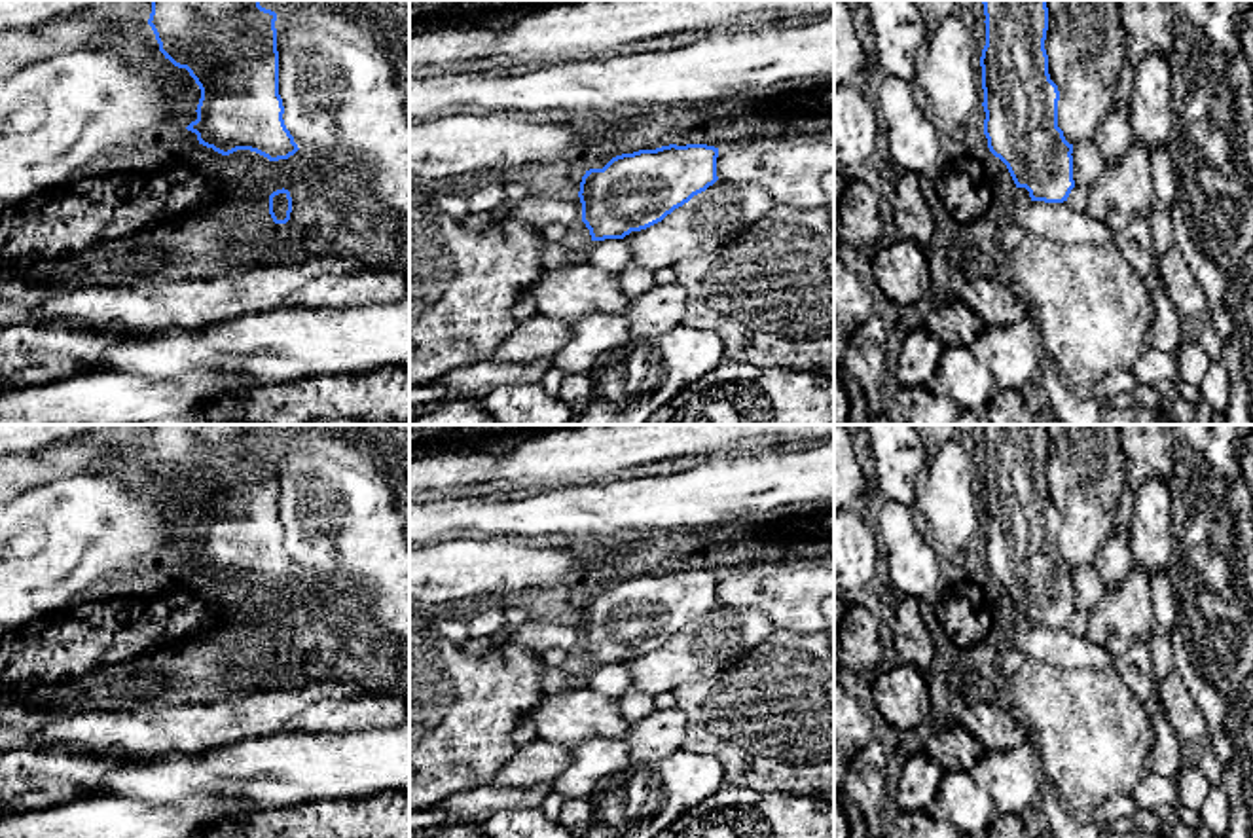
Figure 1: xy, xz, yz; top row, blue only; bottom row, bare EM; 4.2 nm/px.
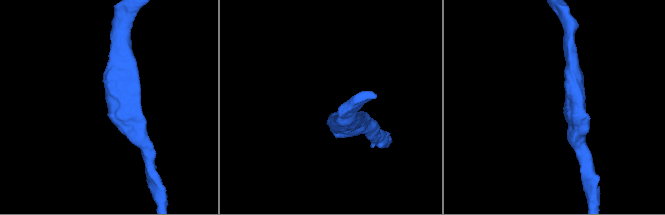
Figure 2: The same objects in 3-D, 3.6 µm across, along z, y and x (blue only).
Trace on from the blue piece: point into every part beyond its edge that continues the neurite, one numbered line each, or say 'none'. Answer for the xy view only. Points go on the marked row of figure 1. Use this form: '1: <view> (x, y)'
none

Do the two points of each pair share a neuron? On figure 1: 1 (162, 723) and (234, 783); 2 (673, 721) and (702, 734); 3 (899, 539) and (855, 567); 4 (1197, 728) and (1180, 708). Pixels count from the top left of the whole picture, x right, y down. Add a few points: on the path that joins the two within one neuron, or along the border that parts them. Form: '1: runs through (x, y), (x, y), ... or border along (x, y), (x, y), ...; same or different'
1: border along (241, 740), (199, 753), (167, 753), (156, 759); different
2: border along (675, 706), (687, 719), (681, 747); different
3: border along (869, 514), (878, 539); different
4: runs through (1191, 723), (1181, 713); same

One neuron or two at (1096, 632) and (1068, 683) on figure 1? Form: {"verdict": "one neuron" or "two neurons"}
{"verdict": "two neurons"}

